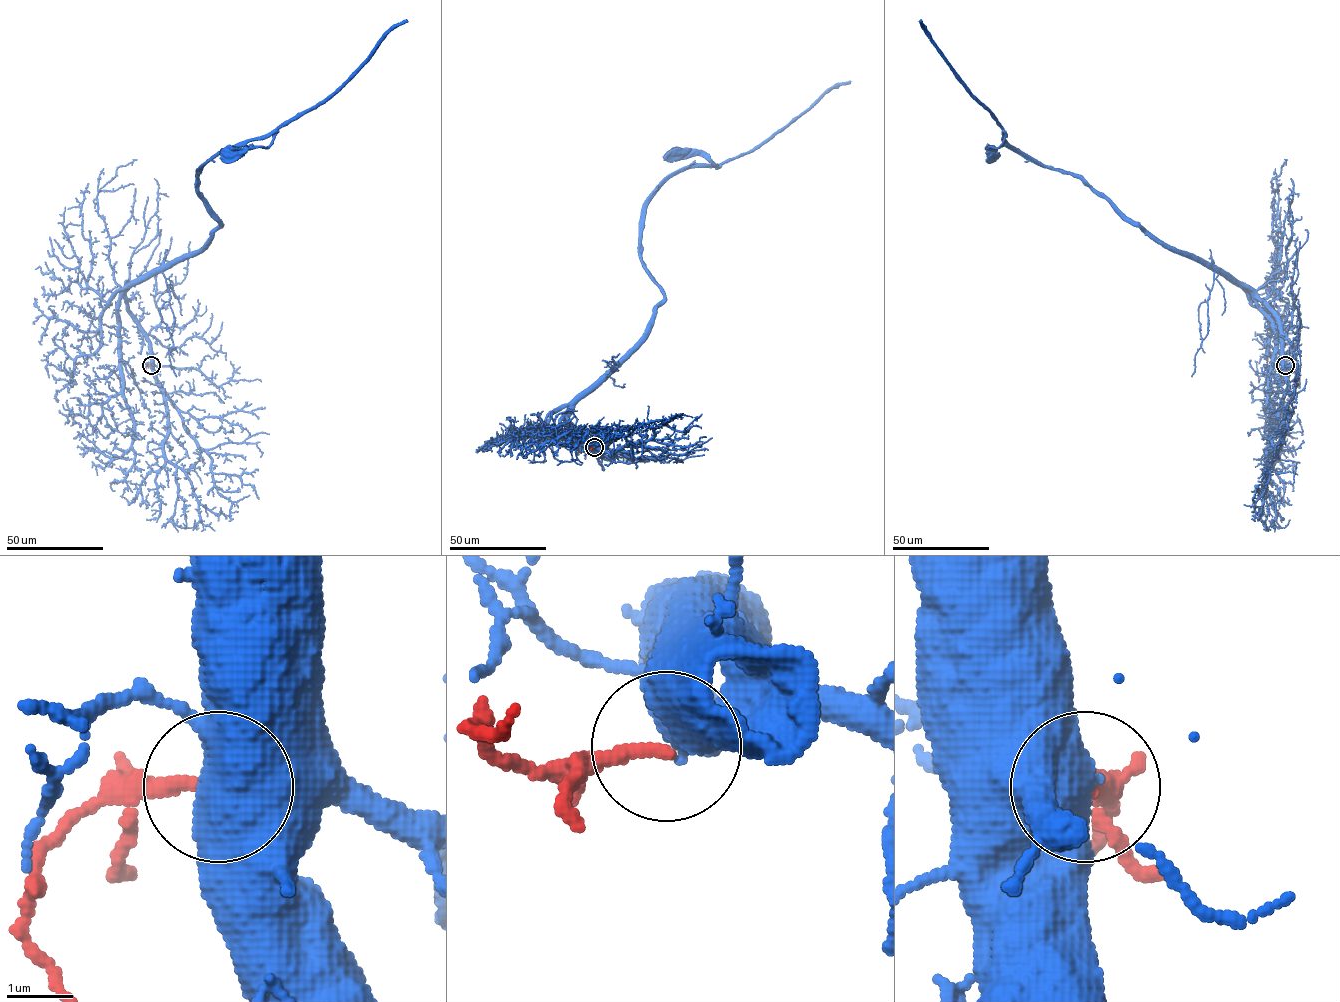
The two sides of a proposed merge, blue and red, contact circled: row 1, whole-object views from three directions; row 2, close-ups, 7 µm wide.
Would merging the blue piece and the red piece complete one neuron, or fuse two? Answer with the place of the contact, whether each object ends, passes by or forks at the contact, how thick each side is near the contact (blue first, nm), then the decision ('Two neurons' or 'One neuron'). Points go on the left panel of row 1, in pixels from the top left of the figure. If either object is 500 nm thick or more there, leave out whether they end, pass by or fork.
Place: (151, 365). Thickness 800 nm (blue) against 240 nm. Two neurons

